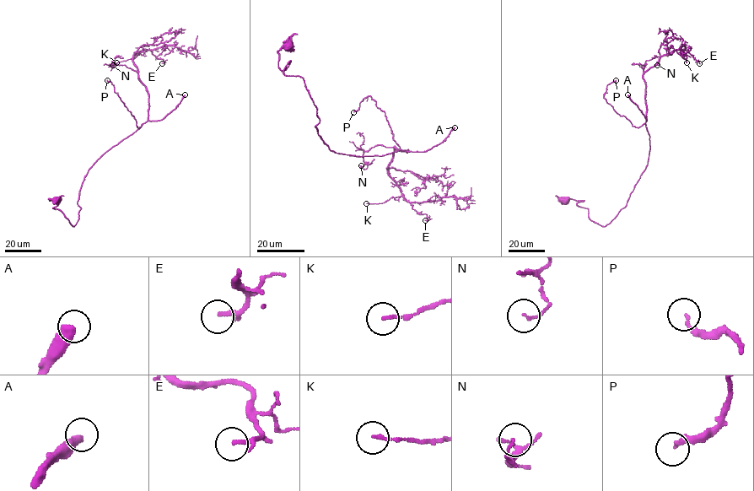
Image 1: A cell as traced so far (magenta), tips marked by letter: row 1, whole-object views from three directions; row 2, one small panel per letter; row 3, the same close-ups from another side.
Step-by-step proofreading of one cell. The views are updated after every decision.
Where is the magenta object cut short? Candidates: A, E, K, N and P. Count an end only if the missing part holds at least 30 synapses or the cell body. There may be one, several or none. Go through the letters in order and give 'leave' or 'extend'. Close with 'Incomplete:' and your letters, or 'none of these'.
A: extend
E: leave
K: leave
N: leave
P: leave
Incomplete: A

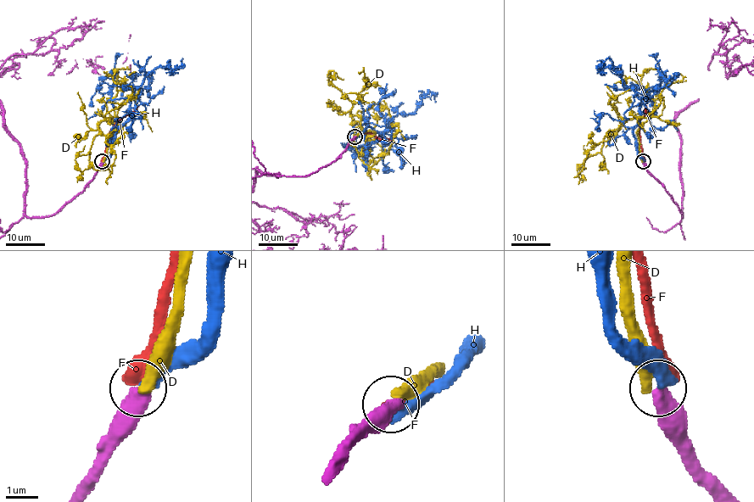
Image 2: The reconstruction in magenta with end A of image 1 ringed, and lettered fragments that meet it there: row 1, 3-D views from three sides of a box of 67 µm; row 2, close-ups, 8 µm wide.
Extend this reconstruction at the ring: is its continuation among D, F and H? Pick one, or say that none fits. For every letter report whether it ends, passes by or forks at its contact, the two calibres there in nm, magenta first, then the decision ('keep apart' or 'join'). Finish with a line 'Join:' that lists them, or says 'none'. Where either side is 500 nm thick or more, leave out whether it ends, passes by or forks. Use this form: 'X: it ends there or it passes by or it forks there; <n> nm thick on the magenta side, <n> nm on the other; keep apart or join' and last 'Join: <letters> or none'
D: 500 nm thick on the magenta side, 360 nm on the other; keep apart
F: 550 nm thick on the magenta side, 500 nm on the other; keep apart
H: 550 nm thick on the magenta side, 400 nm on the other; keep apart
Join: none

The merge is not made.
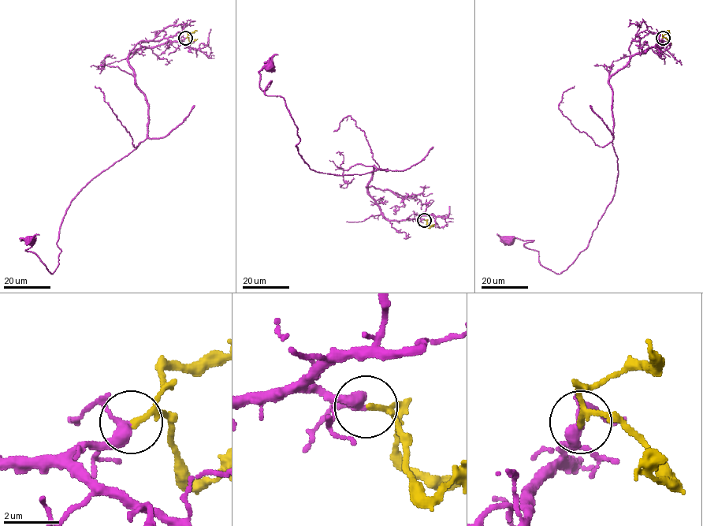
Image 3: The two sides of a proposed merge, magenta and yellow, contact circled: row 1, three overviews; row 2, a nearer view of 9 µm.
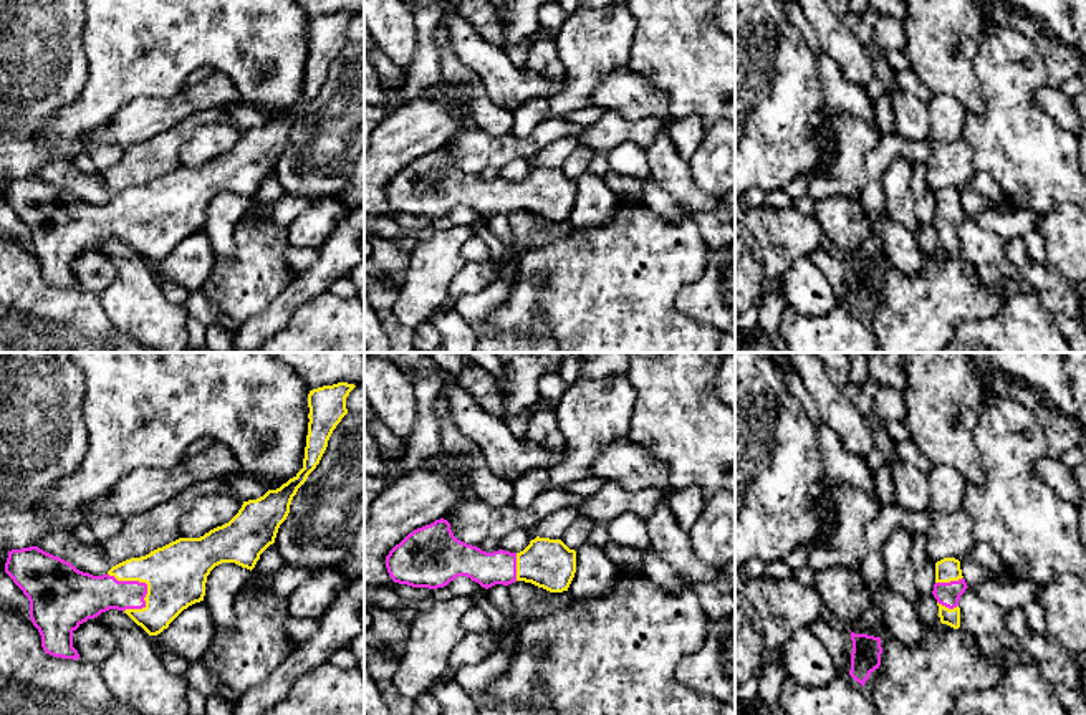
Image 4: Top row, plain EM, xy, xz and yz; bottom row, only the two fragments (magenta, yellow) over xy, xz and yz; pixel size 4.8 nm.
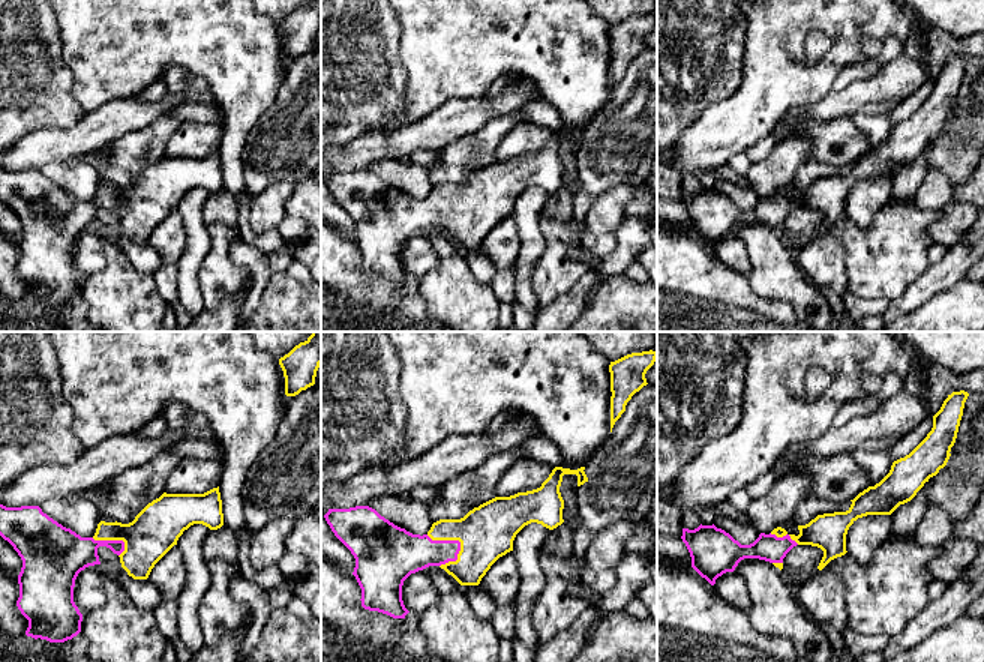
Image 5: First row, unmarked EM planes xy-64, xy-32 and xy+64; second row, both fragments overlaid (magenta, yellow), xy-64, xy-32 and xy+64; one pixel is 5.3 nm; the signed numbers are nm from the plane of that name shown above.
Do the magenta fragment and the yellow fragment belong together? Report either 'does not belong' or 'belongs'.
belongs

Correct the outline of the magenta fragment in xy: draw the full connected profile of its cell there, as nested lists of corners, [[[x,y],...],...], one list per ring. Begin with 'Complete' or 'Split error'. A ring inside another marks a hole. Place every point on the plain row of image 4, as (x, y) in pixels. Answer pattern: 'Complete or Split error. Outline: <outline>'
Split error. Outline: [[[338,12],[310,20],[303,98],[280,118],[268,119],[257,129],[243,131],[228,152],[200,167],[179,167],[146,185],[126,189],[103,205],[83,202],[38,175],[8,180],[5,202],[30,230],[30,248],[41,265],[43,280],[53,286],[79,288],[73,276],[73,262],[88,248],[94,248],[109,238],[124,240],[149,265],[157,265],[184,238],[204,230],[207,205],[215,195],[235,192],[252,200],[260,184],[275,172],[278,157],[290,142],[293,126],[320,93],[333,60],[348,43],[346,26],[354,17],[354,13]]]

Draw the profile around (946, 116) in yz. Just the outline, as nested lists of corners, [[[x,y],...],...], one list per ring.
[[[937,94],[925,104],[930,141],[952,142],[962,137],[965,109],[950,96]]]

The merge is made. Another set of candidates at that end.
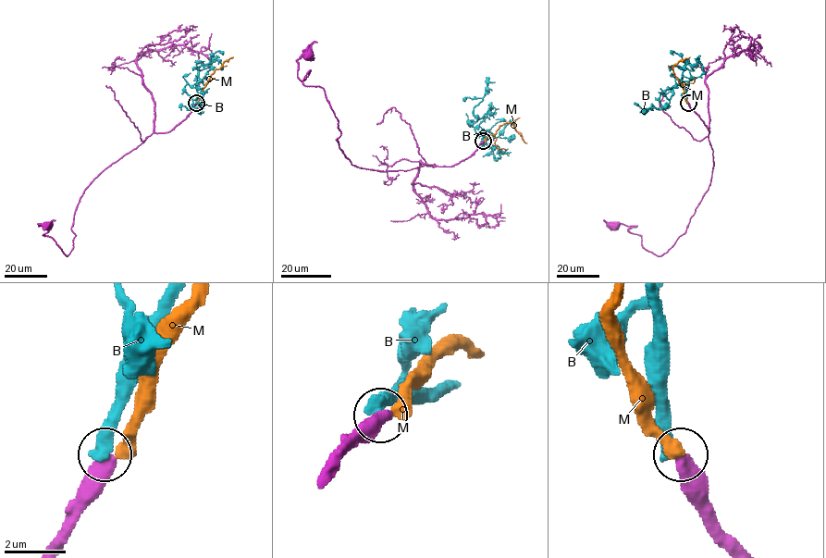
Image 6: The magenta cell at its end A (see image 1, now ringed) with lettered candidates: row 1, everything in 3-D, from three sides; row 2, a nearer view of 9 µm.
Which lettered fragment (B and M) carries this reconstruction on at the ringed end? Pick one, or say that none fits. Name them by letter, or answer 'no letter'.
no letter

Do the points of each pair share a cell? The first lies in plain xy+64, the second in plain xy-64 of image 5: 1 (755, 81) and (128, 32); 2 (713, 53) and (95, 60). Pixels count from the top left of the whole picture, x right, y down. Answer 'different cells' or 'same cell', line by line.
1: same cell
2: different cells

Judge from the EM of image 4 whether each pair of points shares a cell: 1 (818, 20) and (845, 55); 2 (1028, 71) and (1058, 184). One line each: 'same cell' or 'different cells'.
1: same cell
2: same cell

